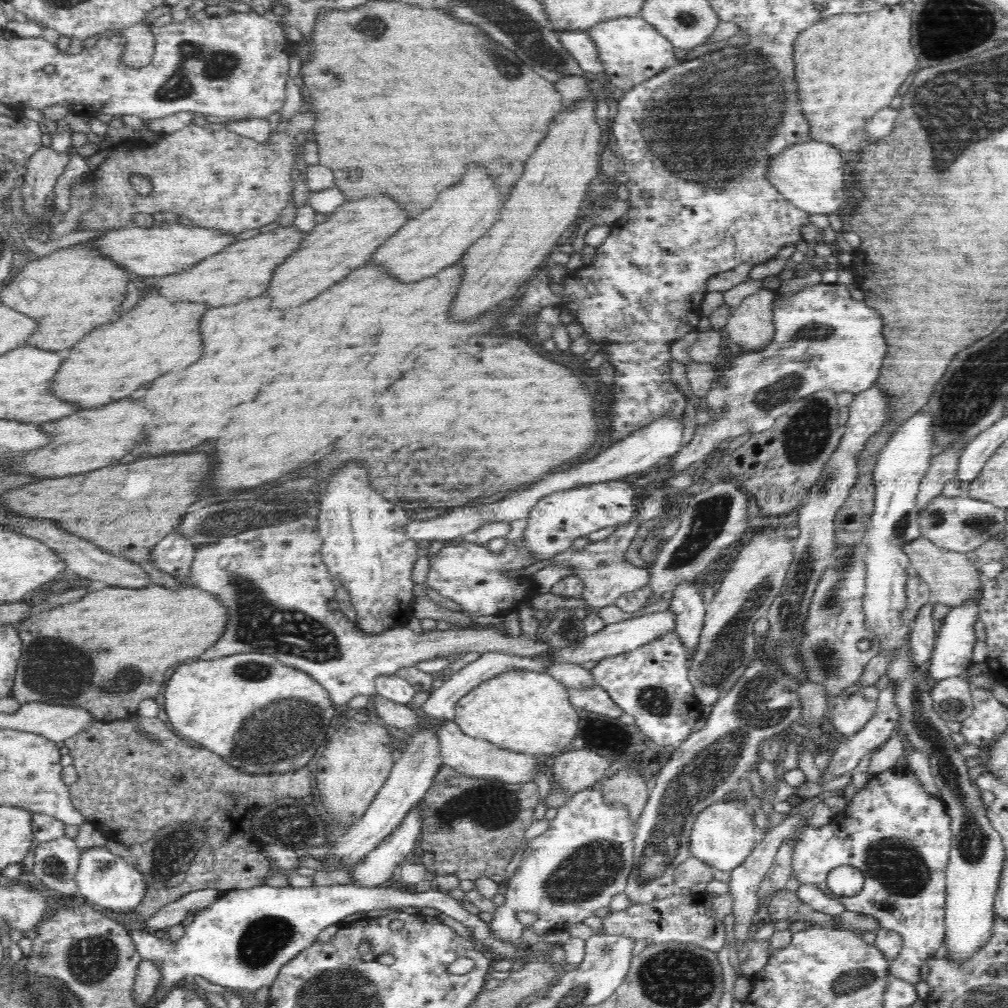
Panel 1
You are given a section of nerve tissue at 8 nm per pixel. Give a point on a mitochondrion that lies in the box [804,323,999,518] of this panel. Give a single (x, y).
(830, 479)

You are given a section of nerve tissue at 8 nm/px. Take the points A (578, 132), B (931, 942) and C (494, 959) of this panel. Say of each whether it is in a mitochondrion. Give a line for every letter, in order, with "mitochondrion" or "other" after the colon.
A: other
B: other
C: other

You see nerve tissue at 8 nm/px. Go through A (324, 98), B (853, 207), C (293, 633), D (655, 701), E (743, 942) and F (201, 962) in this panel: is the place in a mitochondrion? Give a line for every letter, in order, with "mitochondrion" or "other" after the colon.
A: other
B: other
C: mitochondrion
D: mitochondrion
E: other
F: other

